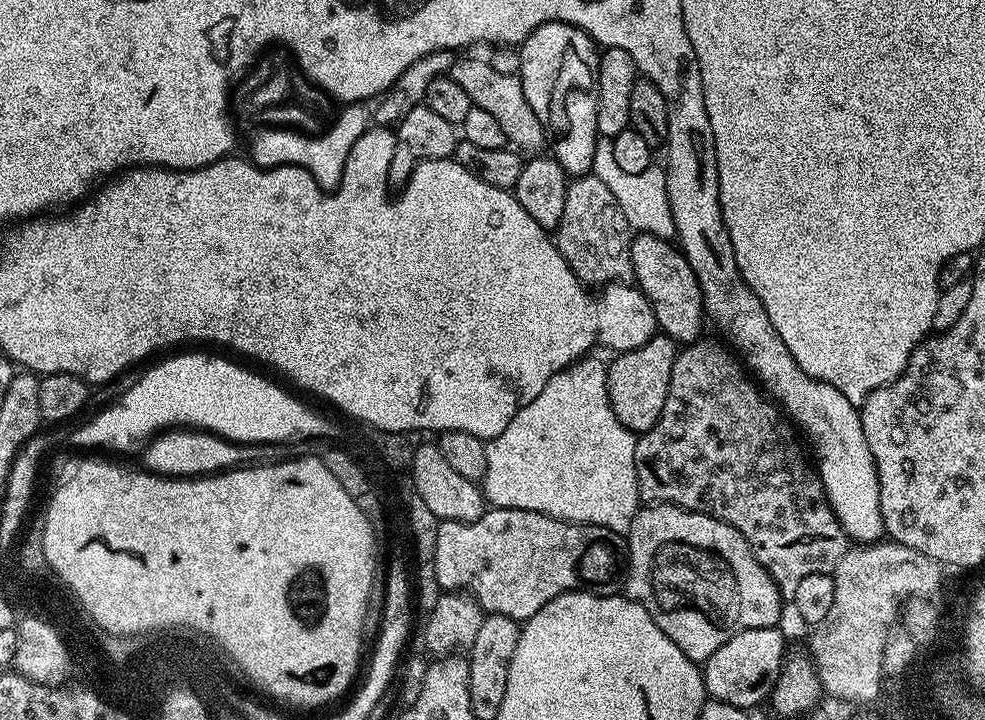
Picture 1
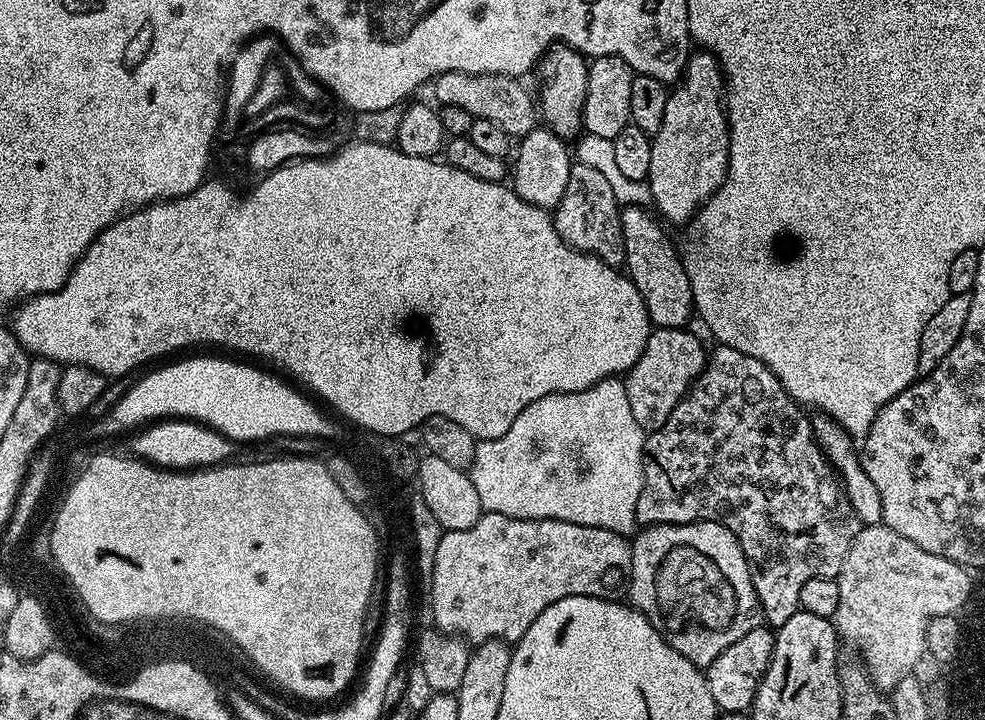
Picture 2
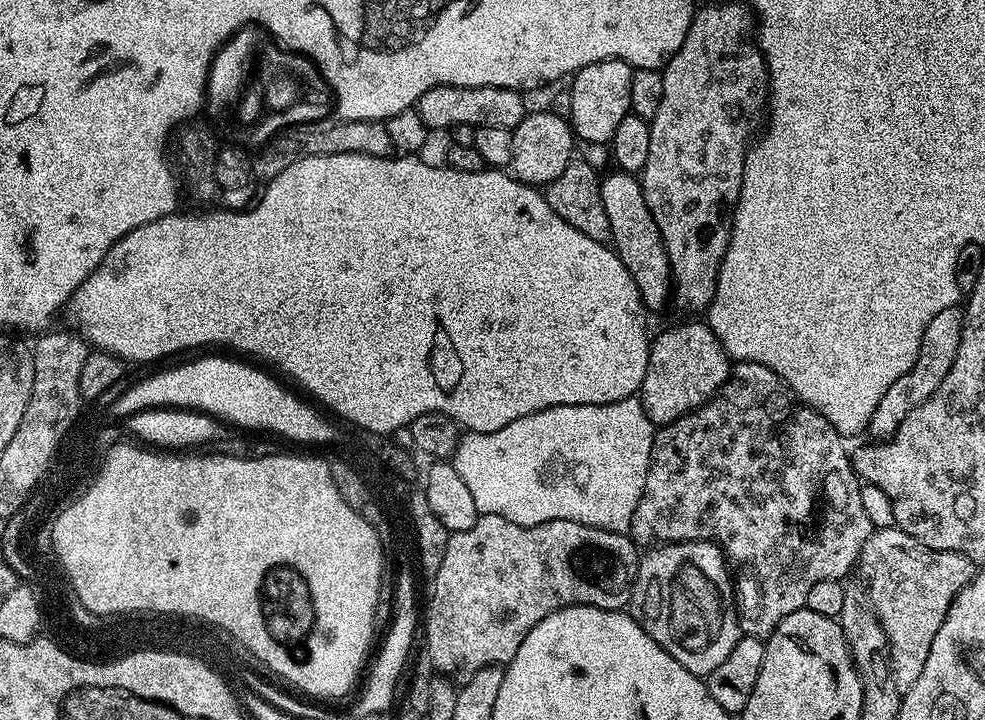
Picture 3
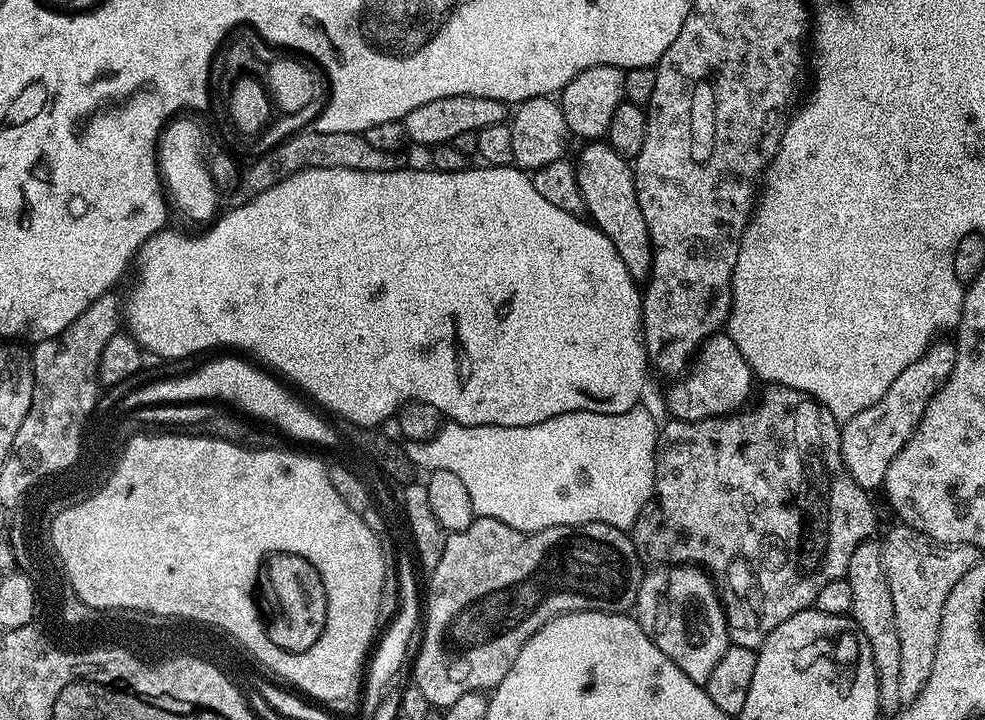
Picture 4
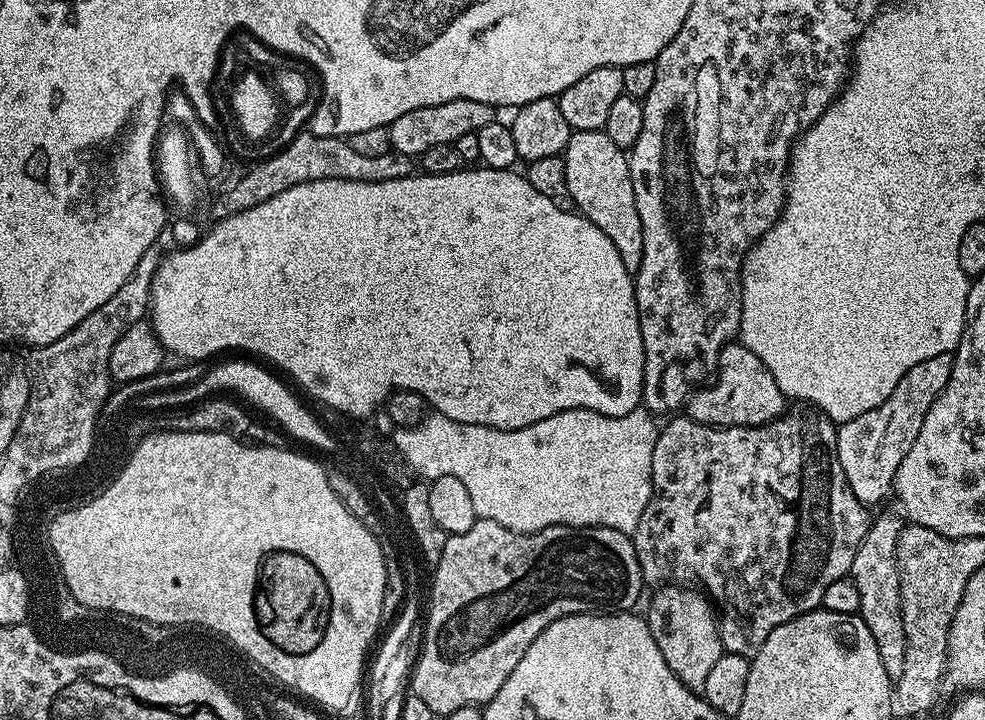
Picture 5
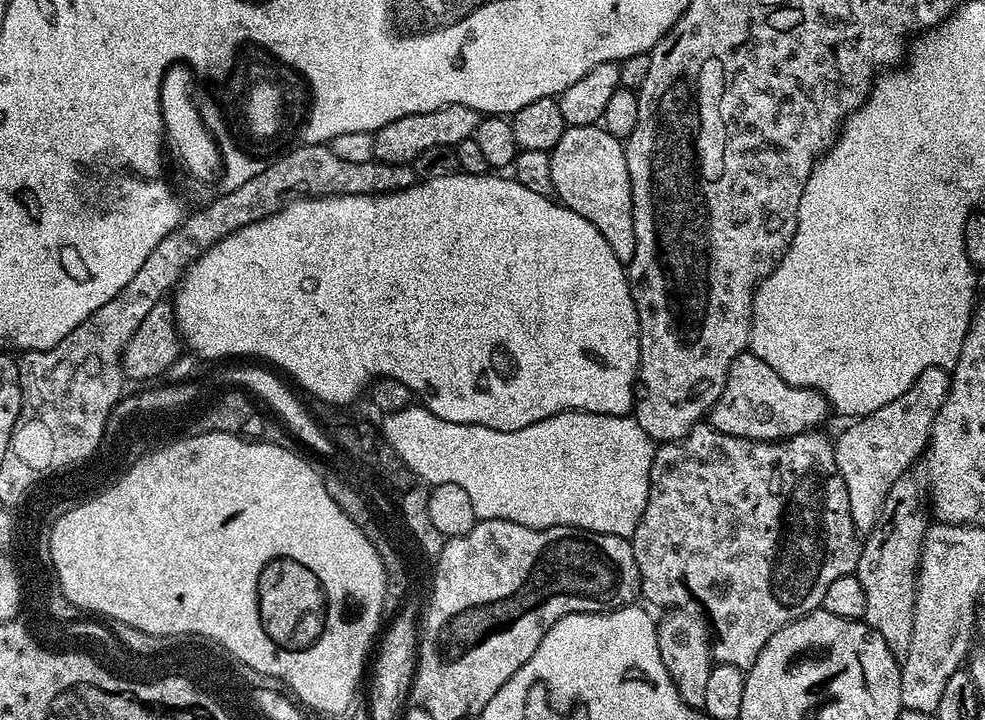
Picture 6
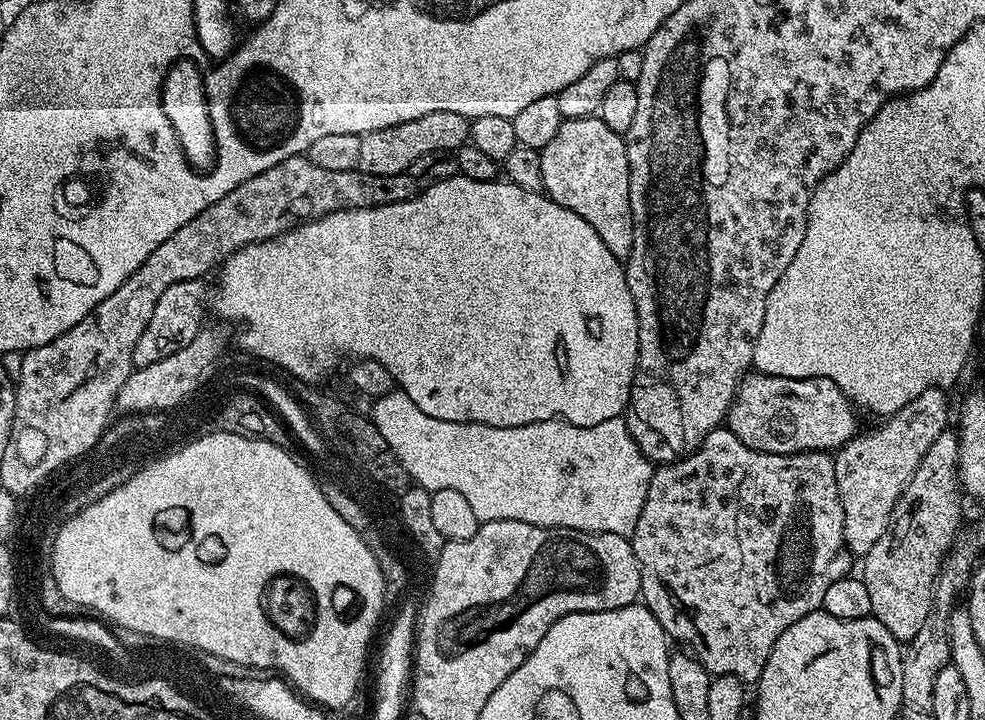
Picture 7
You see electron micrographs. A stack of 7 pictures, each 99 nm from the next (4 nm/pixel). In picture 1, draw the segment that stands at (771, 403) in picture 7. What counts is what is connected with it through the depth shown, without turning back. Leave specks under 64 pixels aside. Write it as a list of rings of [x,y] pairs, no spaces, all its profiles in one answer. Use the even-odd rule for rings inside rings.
[[[657,334],[645,344],[629,352],[621,352],[613,364],[607,365],[608,393],[614,414],[622,426],[637,434],[649,432],[659,421],[670,390],[672,367],[678,355],[678,345],[668,336]]]

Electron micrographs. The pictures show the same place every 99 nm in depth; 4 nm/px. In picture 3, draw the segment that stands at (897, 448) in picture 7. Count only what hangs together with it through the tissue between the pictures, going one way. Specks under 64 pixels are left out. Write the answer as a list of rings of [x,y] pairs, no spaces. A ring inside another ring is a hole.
[[[957,306],[941,310],[931,322],[926,322],[926,334],[922,334],[922,346],[918,350],[918,358],[914,366],[886,394],[882,394],[882,402],[874,410],[872,420],[866,429],[867,435],[873,441],[879,442],[888,439],[898,430],[902,418],[914,410],[914,406],[922,406],[938,386],[942,386],[942,378],[950,374],[950,366],[954,366],[954,358],[958,358],[958,342],[962,342],[962,330],[964,329],[964,308]]]

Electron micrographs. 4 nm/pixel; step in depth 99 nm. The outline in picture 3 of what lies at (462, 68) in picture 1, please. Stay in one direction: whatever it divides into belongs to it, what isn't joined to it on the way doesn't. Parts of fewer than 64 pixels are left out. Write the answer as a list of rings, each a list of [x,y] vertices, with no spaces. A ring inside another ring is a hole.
[[[439,84],[418,101],[418,111],[422,122],[430,130],[444,128],[450,130],[455,124],[469,124],[471,128],[482,126],[502,126],[514,129],[526,114],[525,97],[514,88],[495,88],[494,86],[478,86],[477,88],[455,88]]]

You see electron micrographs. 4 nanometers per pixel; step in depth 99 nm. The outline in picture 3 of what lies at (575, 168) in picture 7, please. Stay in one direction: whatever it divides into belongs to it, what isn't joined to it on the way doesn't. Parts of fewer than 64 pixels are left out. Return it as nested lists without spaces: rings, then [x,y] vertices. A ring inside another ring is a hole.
[[[612,170],[608,177],[605,175],[601,179],[600,193],[602,206],[606,206],[606,218],[610,218],[611,247],[618,254],[622,266],[630,270],[630,278],[634,278],[634,286],[638,286],[638,294],[645,309],[652,314],[662,311],[672,300],[672,271],[662,242],[662,234],[658,234],[658,222],[654,222],[654,214],[650,214],[646,206],[646,198],[640,189],[639,179],[631,172]]]

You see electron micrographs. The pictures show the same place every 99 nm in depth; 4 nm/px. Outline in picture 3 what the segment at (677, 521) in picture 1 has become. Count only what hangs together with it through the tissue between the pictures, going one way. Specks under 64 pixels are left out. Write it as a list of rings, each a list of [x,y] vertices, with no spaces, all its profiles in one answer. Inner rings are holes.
[[[691,540],[677,544],[662,544],[647,549],[640,556],[640,565],[632,583],[630,615],[639,622],[642,630],[658,642],[690,674],[706,678],[726,659],[726,654],[740,641],[740,620],[736,616],[734,576],[724,552],[709,540]]]

